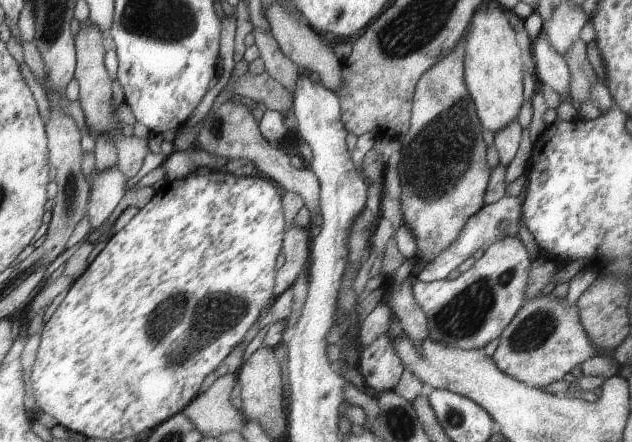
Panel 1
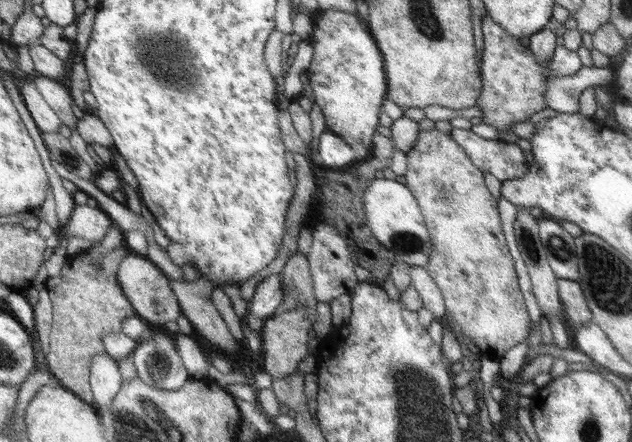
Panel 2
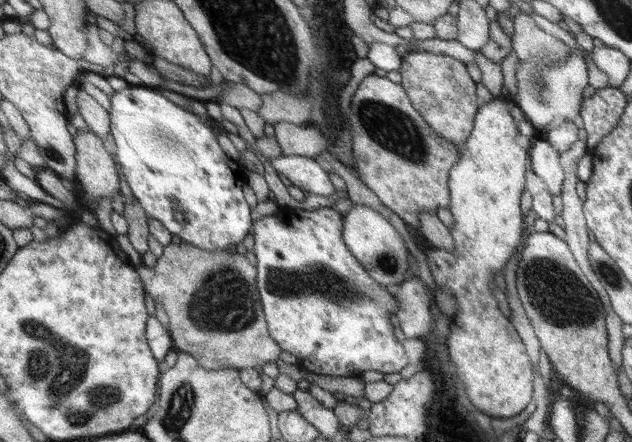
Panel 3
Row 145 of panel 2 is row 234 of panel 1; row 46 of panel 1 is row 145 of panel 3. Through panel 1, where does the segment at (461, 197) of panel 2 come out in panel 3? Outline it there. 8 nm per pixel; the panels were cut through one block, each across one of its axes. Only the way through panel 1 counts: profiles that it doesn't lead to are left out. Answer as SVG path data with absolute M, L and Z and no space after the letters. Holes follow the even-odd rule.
M413 52L403 53L398 71L401 75L399 83L411 107L424 116L425 123L429 124L433 132L449 140L458 152L463 153L477 114L475 86L467 76L465 66L450 56Z

